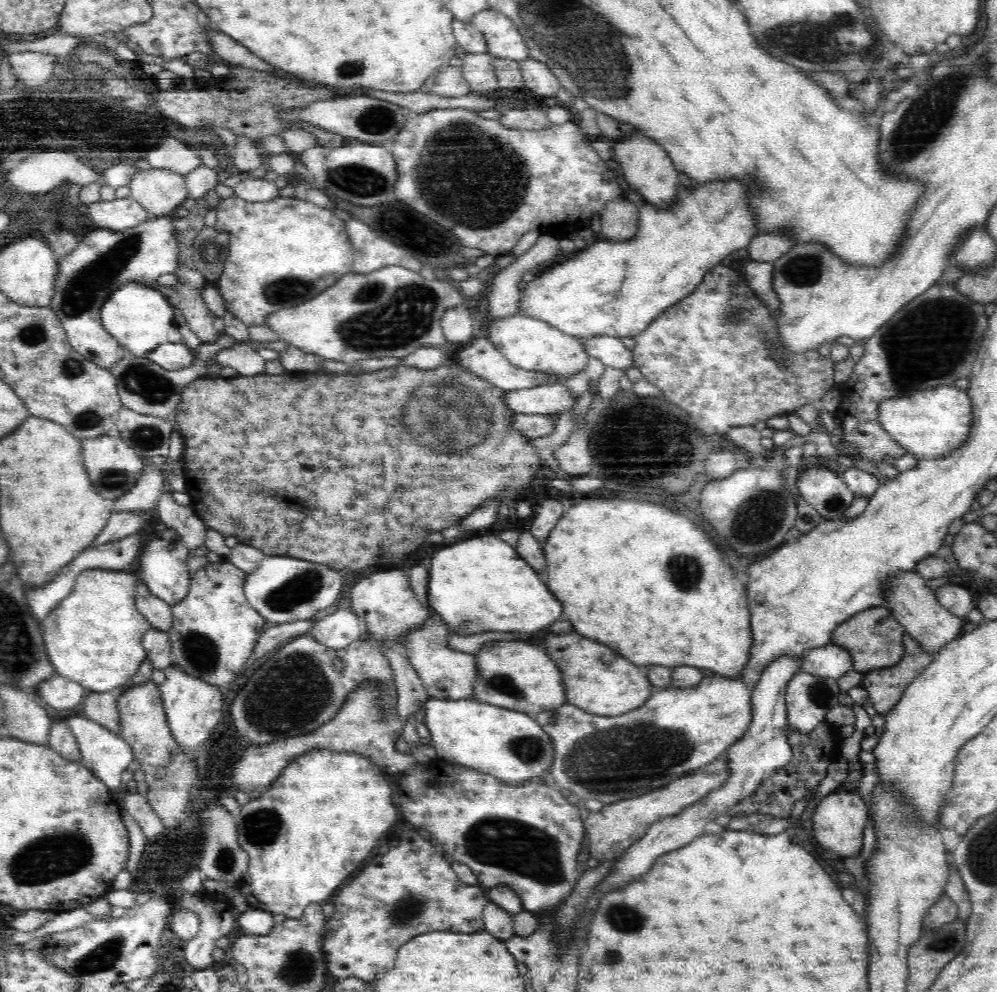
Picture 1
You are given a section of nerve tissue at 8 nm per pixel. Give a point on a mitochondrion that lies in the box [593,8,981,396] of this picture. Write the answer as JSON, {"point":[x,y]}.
{"point":[930,341]}

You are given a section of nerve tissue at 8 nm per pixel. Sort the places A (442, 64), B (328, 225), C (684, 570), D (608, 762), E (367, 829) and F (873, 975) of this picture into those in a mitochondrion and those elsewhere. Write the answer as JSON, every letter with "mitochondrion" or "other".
{"A":"other","B":"other","C":"mitochondrion","D":"mitochondrion","E":"other","F":"other"}

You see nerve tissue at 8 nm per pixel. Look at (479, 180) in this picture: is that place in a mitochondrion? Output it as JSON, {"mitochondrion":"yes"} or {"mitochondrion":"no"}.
{"mitochondrion":"yes"}

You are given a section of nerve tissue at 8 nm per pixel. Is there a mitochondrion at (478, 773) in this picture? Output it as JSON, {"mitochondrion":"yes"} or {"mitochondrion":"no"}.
{"mitochondrion":"no"}

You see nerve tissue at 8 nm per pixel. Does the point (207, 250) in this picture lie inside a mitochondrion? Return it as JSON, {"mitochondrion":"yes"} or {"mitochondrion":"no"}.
{"mitochondrion":"yes"}

